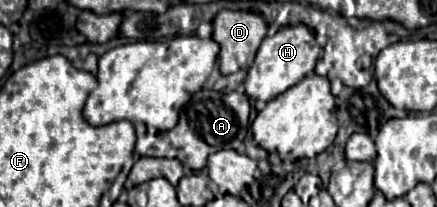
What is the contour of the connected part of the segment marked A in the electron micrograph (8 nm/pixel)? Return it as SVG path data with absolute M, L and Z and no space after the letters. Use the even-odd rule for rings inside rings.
M202 88L198 90L190 102L180 112L180 122L166 132L148 134L144 124L136 124L136 154L138 156L162 156L162 158L176 158L190 170L198 172L206 166L206 158L222 148L234 148L238 150L246 138L248 132L248 114L250 104L248 96L242 92L232 92L228 96Z

